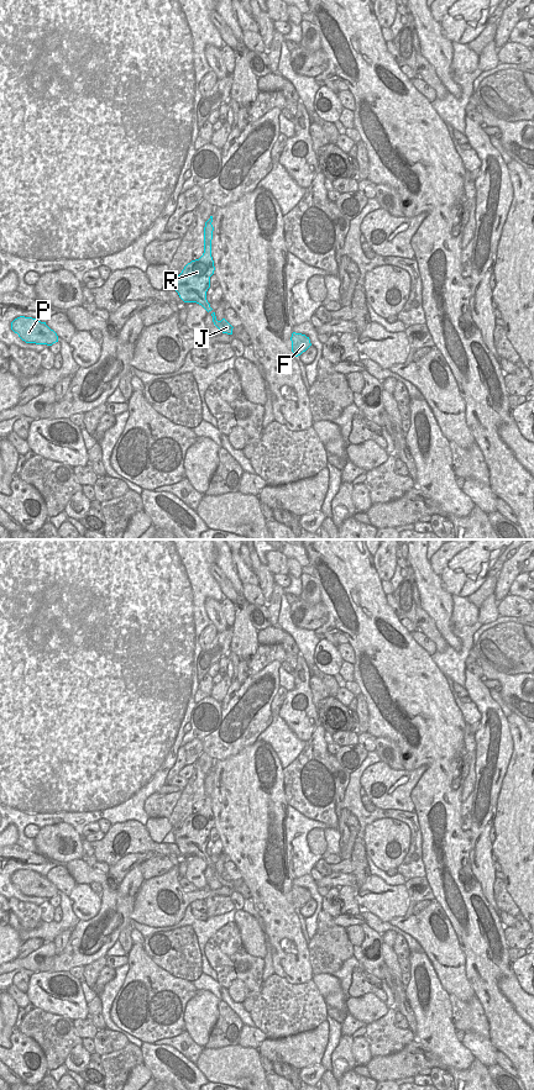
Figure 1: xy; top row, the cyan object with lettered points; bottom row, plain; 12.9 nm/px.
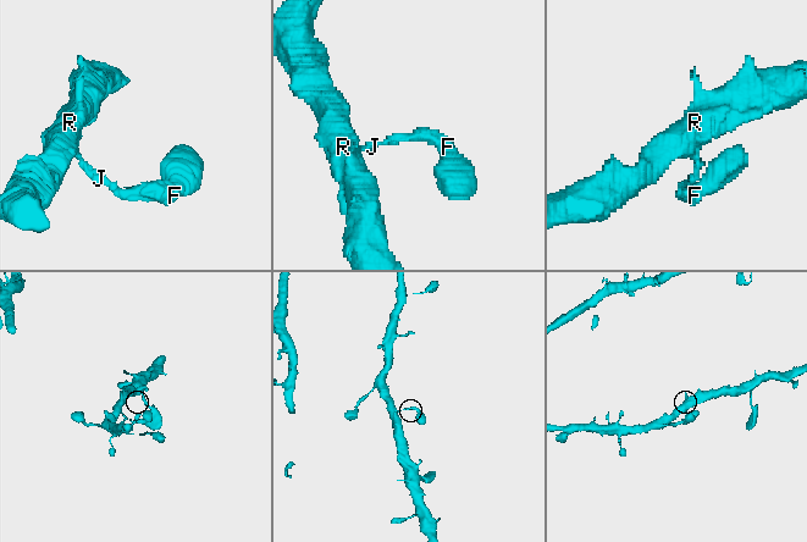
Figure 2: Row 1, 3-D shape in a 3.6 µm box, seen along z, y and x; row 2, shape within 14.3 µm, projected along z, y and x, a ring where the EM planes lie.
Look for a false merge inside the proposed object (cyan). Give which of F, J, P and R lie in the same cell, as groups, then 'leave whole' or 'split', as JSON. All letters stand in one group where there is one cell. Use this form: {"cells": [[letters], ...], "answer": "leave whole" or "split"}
{"cells": [["F", "J", "P", "R"]], "answer": "leave whole"}

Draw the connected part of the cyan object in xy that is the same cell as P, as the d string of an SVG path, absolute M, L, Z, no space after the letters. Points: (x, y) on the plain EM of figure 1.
M20 869L11 875L11 883L26 896L52 899L58 895L57 886L46 875Z

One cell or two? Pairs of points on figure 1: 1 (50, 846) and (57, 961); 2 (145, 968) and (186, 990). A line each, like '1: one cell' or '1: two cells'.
1: two cells
2: one cell

